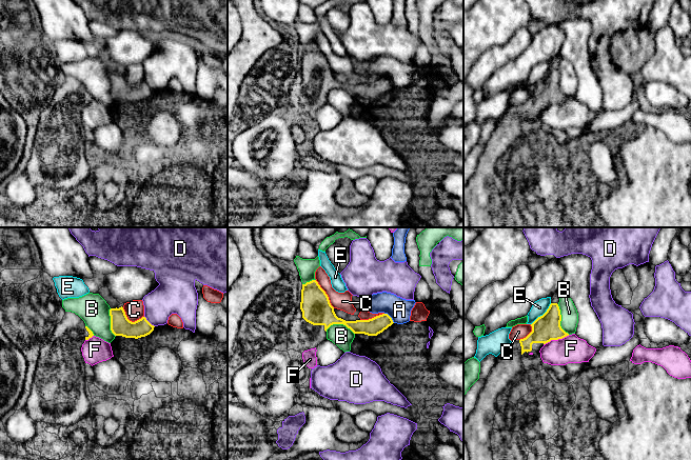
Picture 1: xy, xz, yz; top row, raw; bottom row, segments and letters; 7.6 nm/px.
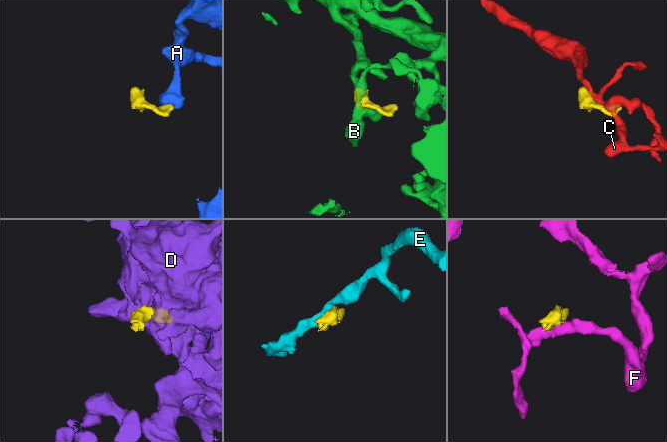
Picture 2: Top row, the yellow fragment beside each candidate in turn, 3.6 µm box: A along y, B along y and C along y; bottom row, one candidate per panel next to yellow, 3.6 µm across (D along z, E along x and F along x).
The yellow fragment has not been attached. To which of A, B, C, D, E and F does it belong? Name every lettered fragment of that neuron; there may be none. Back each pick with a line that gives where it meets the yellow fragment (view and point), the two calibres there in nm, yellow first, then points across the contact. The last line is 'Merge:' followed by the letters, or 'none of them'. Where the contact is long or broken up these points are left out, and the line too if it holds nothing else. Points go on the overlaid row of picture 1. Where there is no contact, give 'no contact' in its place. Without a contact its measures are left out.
Merge: none of them

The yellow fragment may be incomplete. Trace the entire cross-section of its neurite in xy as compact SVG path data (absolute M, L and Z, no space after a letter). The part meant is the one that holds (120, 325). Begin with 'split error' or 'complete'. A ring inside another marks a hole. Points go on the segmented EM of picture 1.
complete | M122 306L119 308L111 308L110 316L111 331L115 336L138 339L150 335L155 327L145 317L135 322L130 321Z

